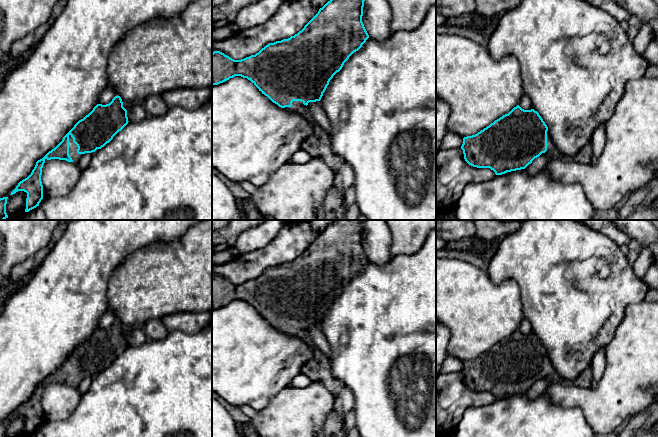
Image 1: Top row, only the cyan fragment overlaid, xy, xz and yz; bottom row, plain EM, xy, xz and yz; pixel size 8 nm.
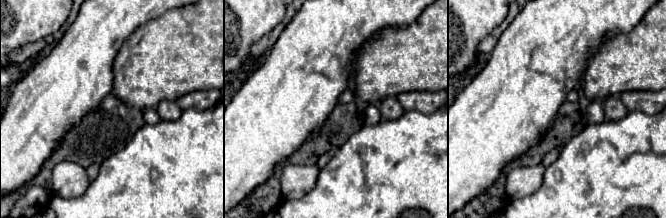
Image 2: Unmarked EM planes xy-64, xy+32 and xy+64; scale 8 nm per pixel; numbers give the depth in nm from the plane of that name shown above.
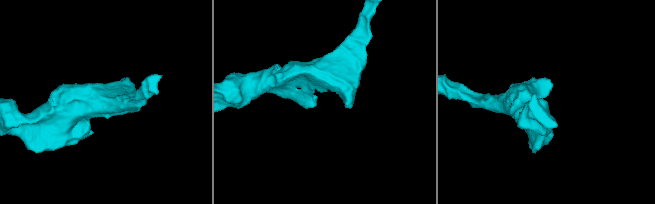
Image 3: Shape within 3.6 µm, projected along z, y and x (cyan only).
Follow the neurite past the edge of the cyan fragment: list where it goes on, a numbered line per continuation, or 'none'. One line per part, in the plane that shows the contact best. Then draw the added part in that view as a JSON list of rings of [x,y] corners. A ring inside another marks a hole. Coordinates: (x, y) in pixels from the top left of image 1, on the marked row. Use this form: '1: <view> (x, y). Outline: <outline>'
1: xy (74, 155). Outline: [[[69,135],[69,155],[74,163],[78,163],[79,159],[84,155],[78,154],[77,149],[77,145],[73,142],[73,138],[71,137],[71,135]]]

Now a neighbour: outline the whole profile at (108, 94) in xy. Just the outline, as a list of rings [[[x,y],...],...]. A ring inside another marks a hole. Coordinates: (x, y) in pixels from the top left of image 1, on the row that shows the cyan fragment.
[[[108,87],[99,95],[98,104],[109,104],[115,96],[117,96],[117,92],[113,88]]]

